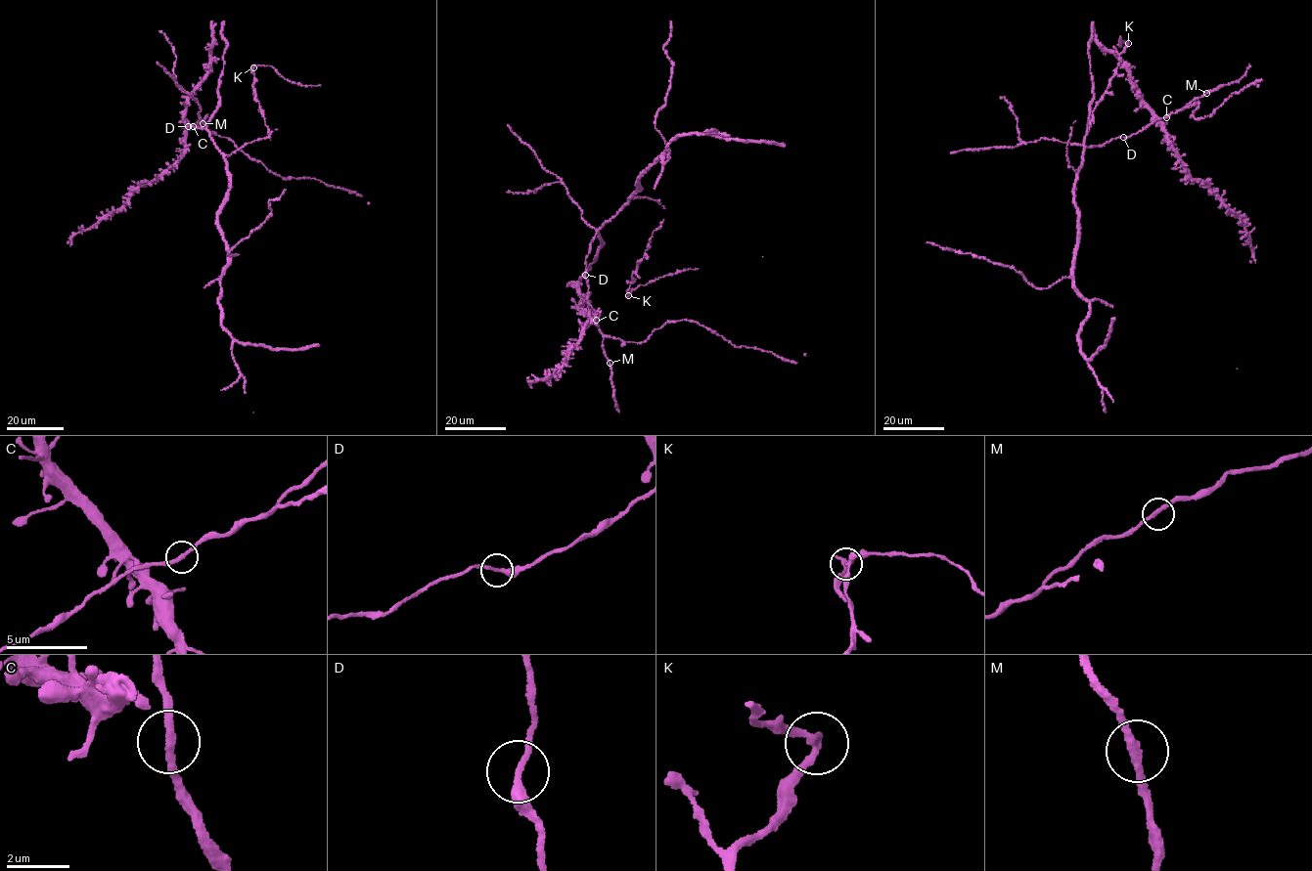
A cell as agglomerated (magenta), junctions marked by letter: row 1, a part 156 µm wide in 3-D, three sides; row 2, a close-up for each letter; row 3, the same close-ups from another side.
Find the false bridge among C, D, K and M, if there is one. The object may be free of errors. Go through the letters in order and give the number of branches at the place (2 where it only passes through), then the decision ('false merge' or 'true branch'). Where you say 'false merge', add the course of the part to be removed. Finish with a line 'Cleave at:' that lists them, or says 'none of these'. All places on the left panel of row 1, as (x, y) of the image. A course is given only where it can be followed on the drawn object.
C: branches 2; true branch
D: branches 2; true branch
K: branches 2; false merge; course (253, 67), (272, 66), (292, 81), (305, 86), (320, 85)
M: branches 2; true branch
Cleave at: K

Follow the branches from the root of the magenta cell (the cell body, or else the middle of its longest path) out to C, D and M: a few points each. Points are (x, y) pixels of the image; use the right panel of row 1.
C: (1076, 176), (1084, 148), (1102, 146), (1118, 137), (1130, 137), (1166, 117)
D: (1076, 176), (1084, 148), (1102, 146), (1112, 139), (1123, 137)
M: (1076, 176), (1084, 148), (1102, 146), (1118, 137), (1130, 137), (1206, 93)

